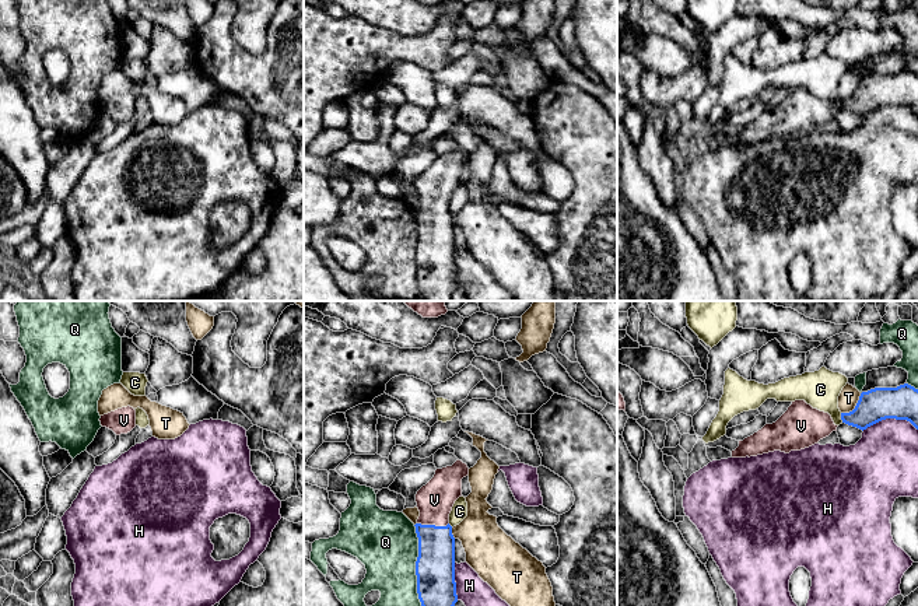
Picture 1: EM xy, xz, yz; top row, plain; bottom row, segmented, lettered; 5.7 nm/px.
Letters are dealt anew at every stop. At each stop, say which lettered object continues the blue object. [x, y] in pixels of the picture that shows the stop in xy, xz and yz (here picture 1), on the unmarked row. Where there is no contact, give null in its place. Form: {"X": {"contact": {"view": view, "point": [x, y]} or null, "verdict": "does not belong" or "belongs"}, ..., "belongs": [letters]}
{"C": {"contact": {"view": "yz", "point": [841, 104]}, "verdict": "does not belong"}, "H": {"contact": {"view": "yz", "point": [889, 104]}, "verdict": "does not belong"}, "Q": {"contact": {"view": "xz", "point": [416, 256]}, "verdict": "does not belong"}, "T": {"contact": {"view": "yz", "point": [855, 94]}, "verdict": "does not belong"}, "V": {"contact": {"view": "xz", "point": [433, 212]}, "verdict": "belongs"}, "belongs": ["V"]}

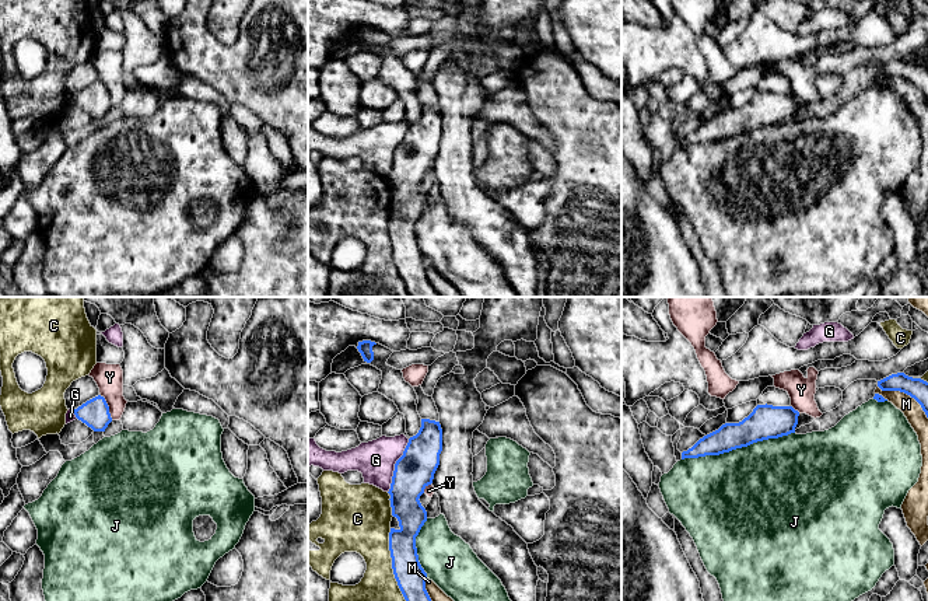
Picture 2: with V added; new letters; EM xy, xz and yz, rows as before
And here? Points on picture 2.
{"C": {"contact": {"view": "xz", "point": [392, 254]}, "verdict": "does not belong"}, "G": {"contact": {"view": "xz", "point": [395, 152]}, "verdict": "does not belong"}, "J": {"contact": {"view": "yz", "point": [738, 133]}, "verdict": "does not belong"}, "M": {"contact": {"view": "yz", "point": [906, 79]}, "verdict": "does not belong"}, "Y": {"contact": {"view": "xy", "point": [108, 93]}, "verdict": "does not belong"}, "belongs": []}

